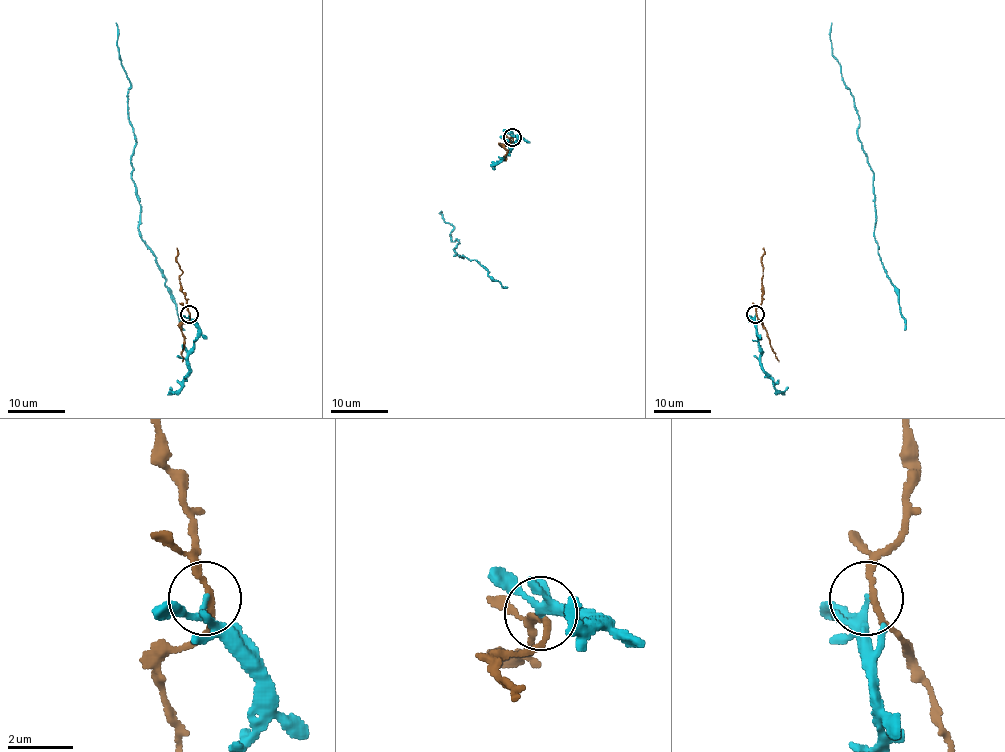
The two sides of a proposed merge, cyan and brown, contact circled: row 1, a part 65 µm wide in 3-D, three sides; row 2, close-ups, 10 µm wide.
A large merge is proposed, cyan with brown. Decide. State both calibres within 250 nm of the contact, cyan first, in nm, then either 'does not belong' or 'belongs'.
calibres 150 and 170 nm; does not belong

